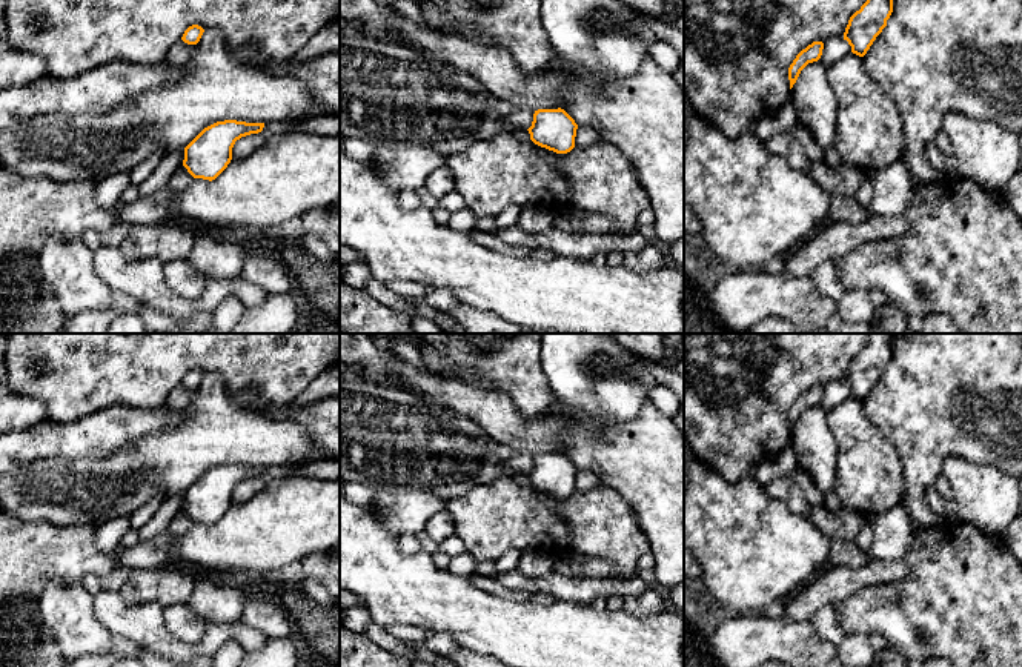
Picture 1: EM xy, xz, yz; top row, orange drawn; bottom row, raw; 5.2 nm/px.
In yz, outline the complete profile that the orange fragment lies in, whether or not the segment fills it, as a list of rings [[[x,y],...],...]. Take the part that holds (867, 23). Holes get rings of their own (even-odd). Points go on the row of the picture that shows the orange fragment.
[[[867,0],[856,11],[845,28],[844,40],[851,46],[851,52],[864,57],[876,37],[887,26],[893,12],[893,0]]]

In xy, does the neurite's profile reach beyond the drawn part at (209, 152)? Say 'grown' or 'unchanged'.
unchanged

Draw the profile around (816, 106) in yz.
[[[819,60],[808,63],[790,89],[798,123],[808,129],[825,151],[835,146],[838,98]]]

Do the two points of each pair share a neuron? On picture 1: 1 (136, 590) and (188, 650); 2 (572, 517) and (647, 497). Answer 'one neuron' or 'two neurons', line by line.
1: two neurons
2: two neurons

